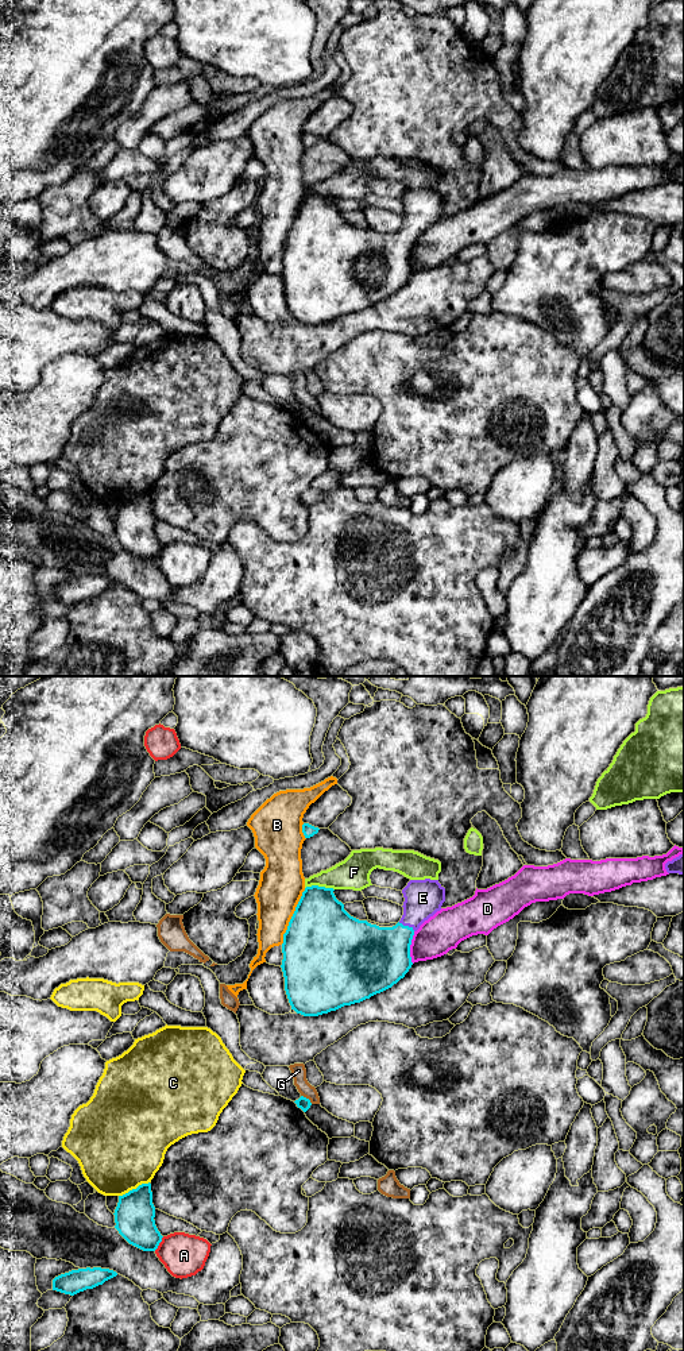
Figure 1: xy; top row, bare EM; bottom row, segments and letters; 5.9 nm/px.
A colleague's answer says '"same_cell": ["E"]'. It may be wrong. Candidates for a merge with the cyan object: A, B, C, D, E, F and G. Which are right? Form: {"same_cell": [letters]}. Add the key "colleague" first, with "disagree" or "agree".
{"colleague": "agree", "same_cell": ["E"]}

